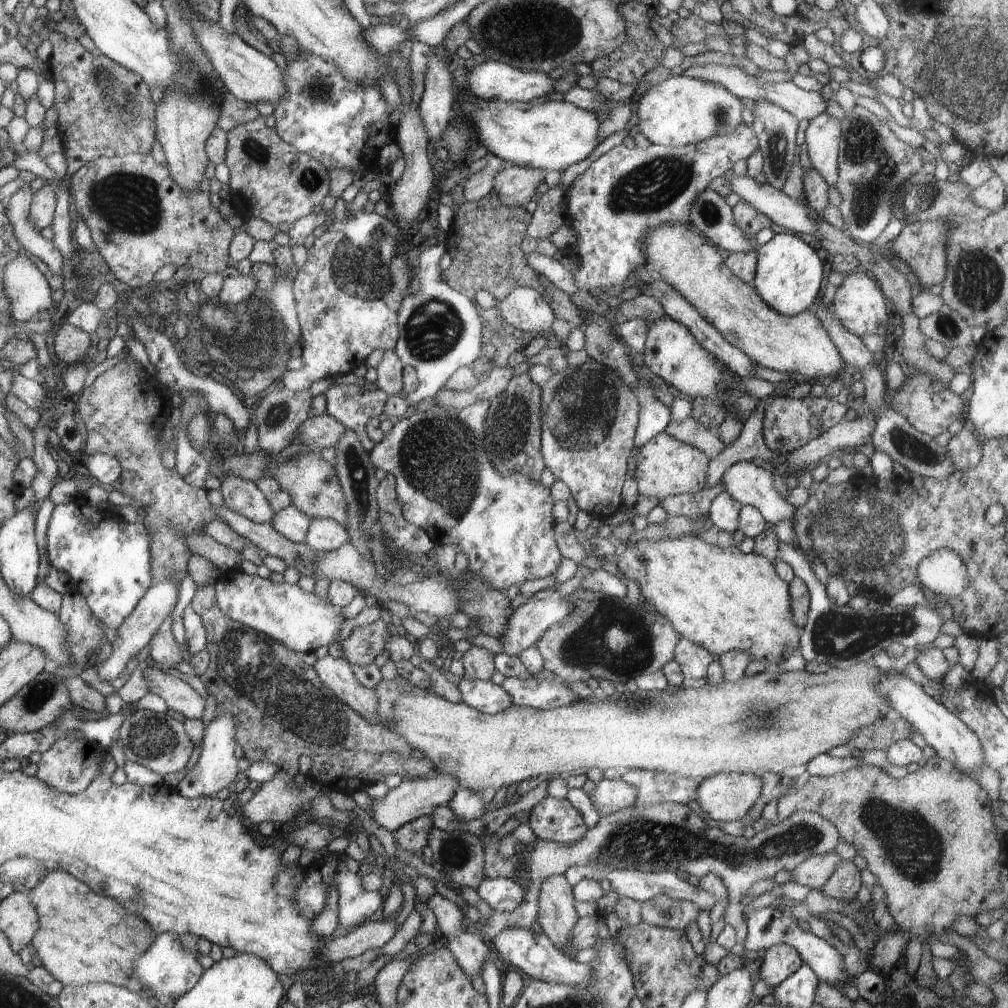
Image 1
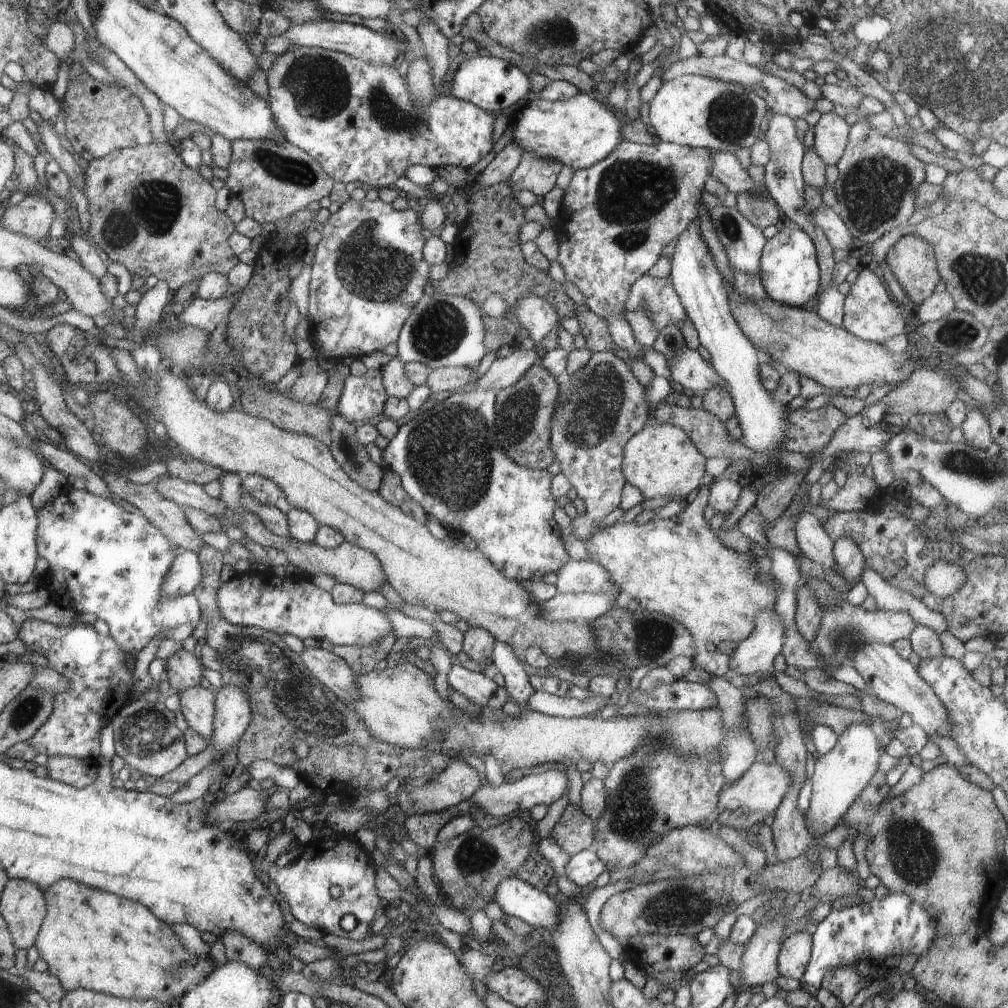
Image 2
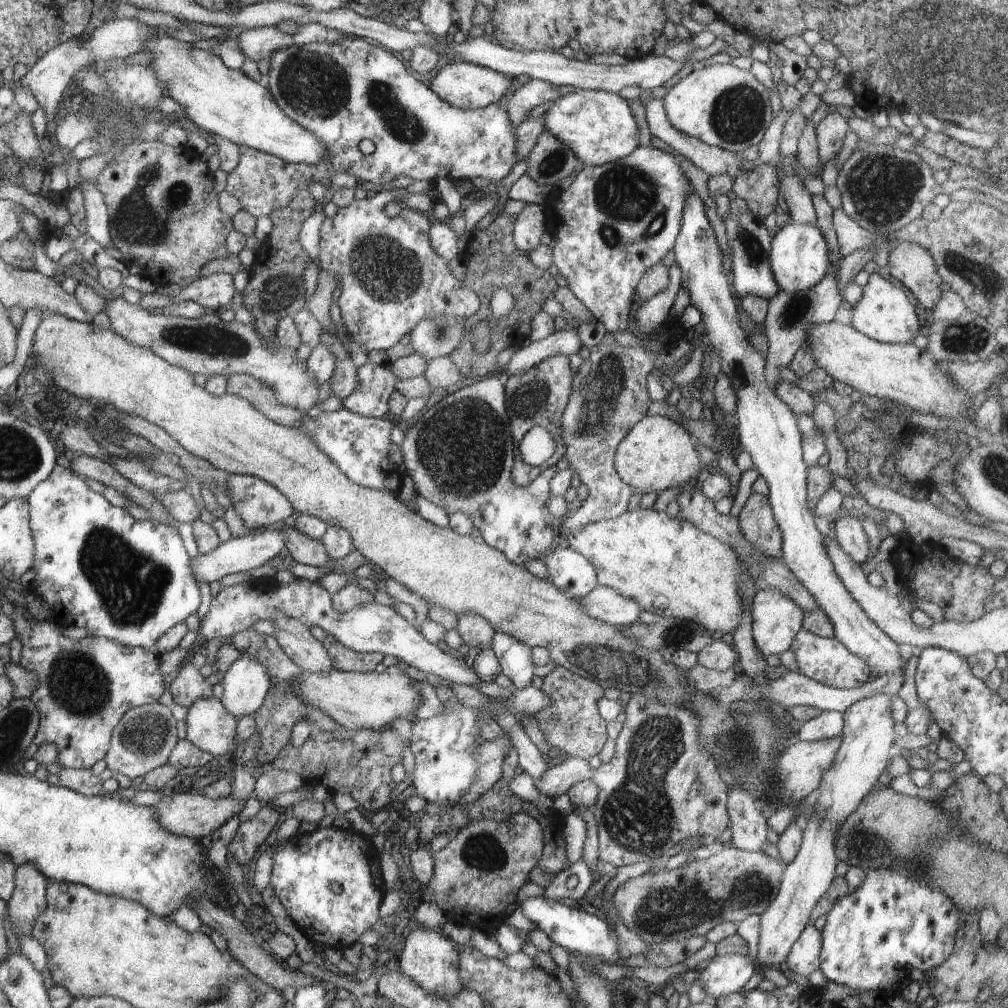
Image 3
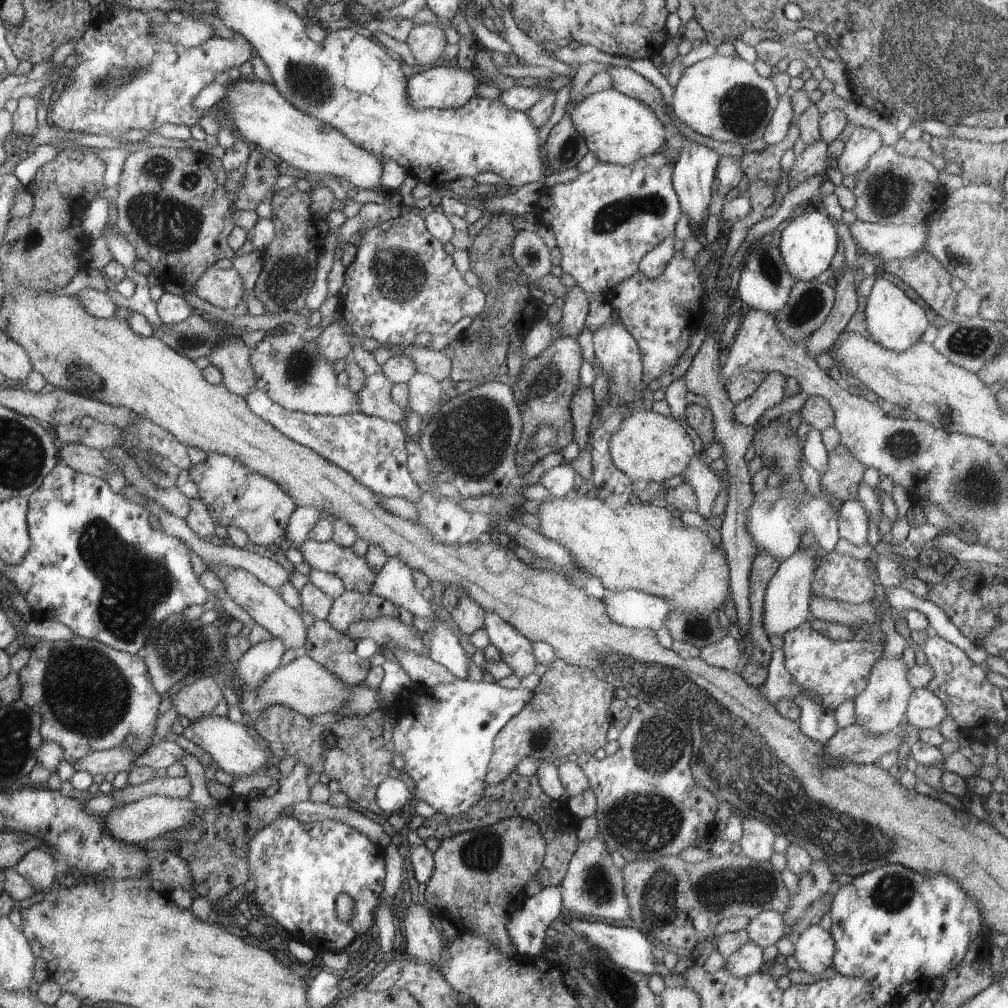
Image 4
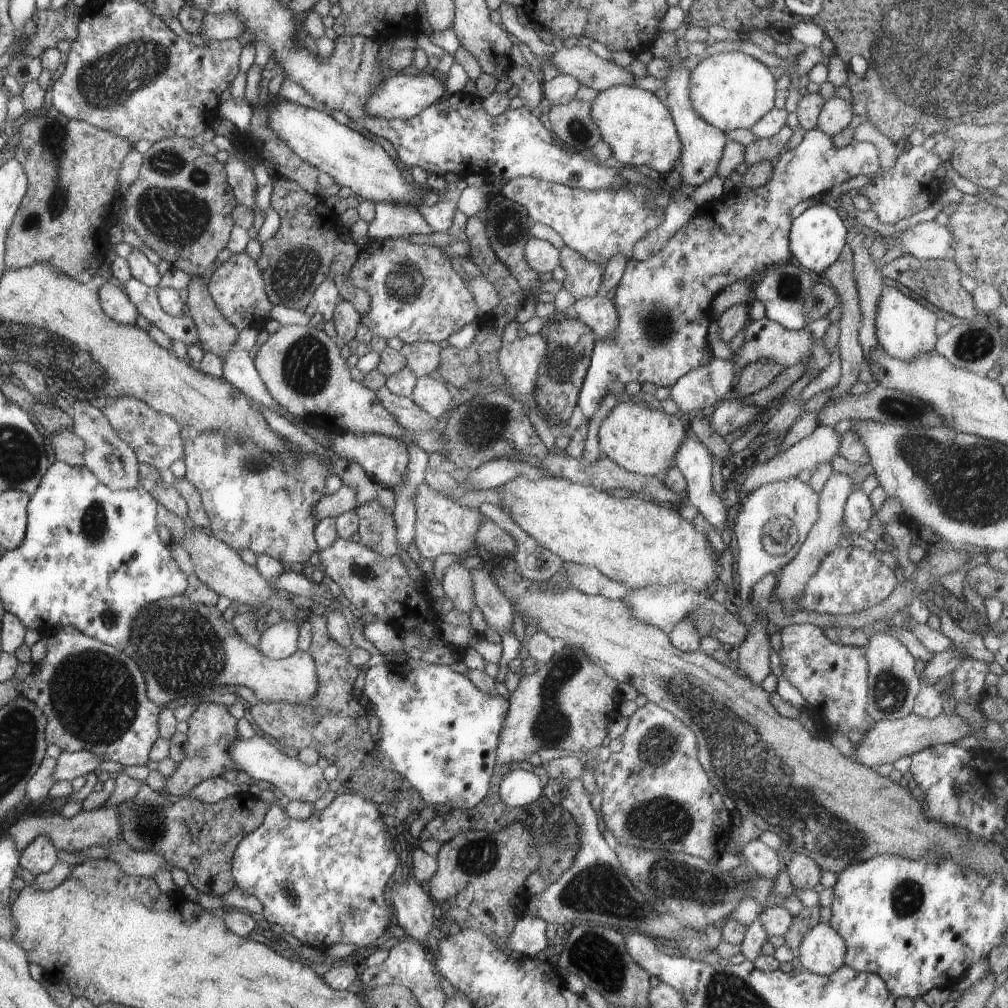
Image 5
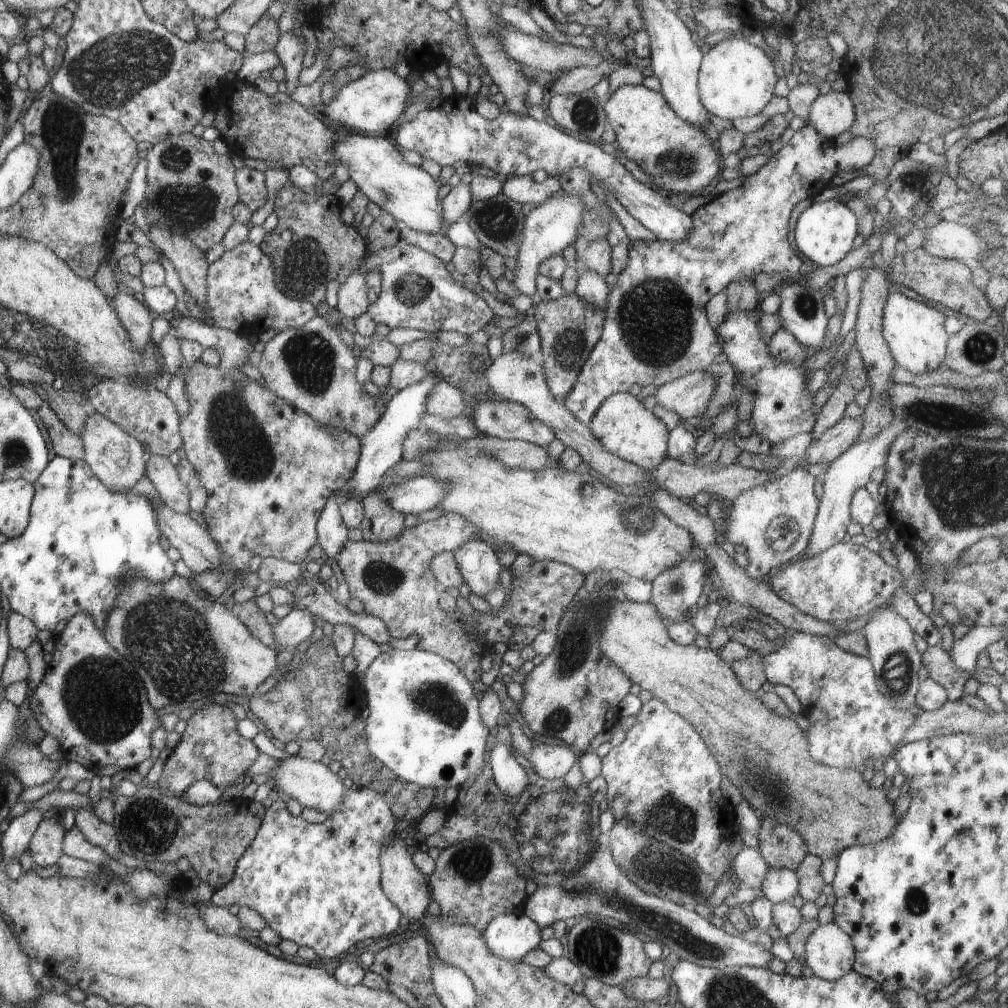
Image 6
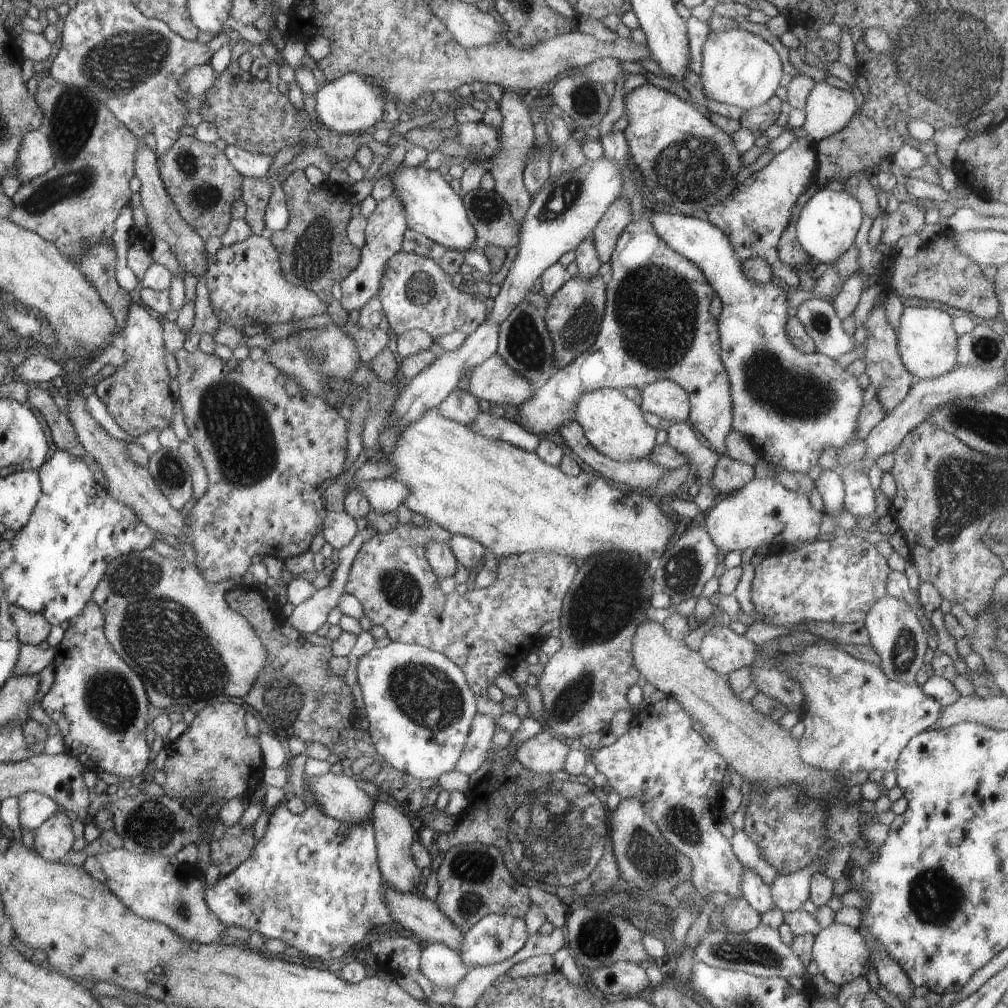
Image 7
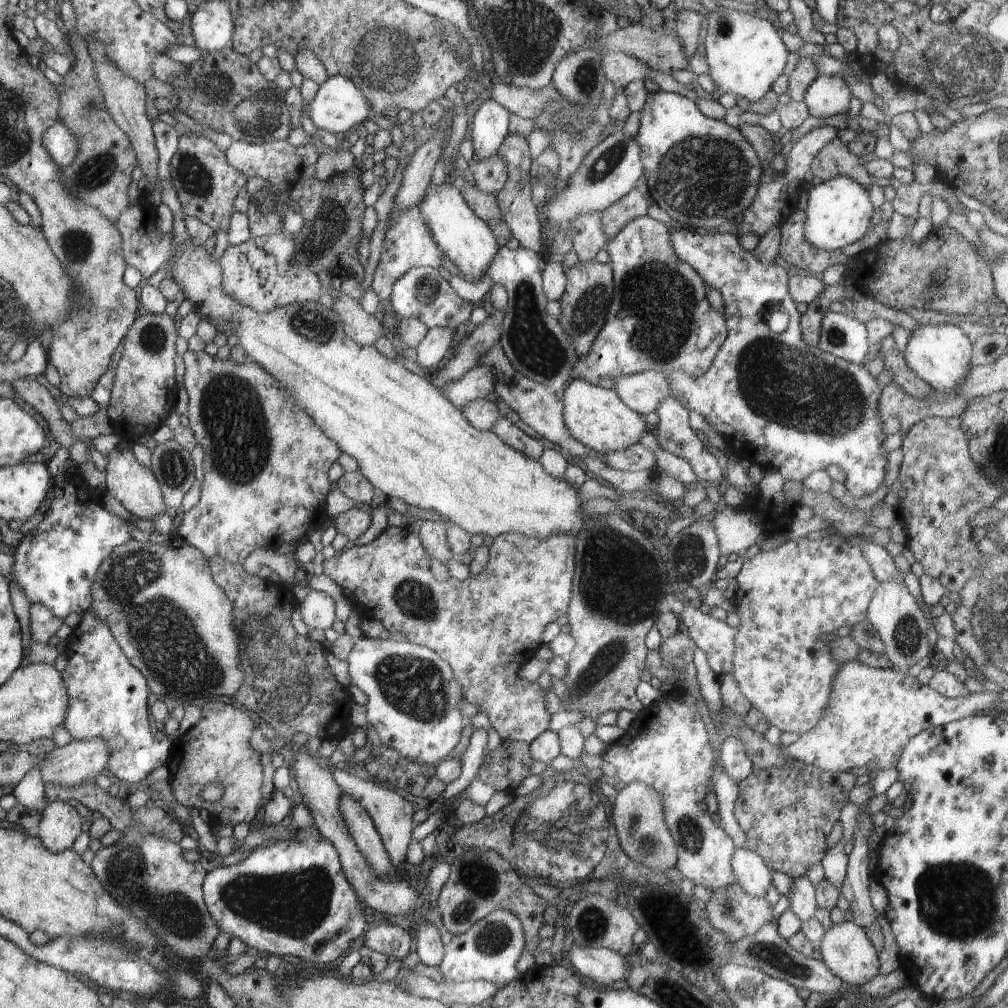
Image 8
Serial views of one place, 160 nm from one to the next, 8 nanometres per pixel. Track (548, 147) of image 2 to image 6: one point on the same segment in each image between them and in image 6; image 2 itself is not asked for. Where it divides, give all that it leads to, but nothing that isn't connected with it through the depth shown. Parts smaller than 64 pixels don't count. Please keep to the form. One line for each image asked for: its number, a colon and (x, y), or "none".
3: (599, 127)
4: (618, 129)
5: (637, 126)
6: (679, 157)

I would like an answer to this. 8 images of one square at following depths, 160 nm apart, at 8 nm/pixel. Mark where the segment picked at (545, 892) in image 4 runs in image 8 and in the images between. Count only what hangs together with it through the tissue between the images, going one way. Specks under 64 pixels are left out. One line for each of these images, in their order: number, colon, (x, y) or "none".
5: (528, 938)
6: (510, 936)
7: (495, 938)
8: (489, 951)

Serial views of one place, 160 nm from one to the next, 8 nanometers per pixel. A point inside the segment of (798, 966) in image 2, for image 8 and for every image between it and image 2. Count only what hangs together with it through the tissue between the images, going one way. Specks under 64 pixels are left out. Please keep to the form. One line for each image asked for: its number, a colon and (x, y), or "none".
3: (804, 958)
4: (814, 948)
5: (822, 950)
6: (830, 953)
7: (841, 953)
8: (846, 950)

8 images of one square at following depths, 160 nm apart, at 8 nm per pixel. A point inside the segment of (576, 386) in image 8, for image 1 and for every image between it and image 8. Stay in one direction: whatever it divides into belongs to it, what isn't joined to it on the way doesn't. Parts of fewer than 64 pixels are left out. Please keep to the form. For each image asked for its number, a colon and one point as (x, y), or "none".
1: (666, 466)
2: (660, 460)
3: (658, 453)
4: (648, 446)
5: (639, 440)
6: (622, 425)
7: (614, 425)

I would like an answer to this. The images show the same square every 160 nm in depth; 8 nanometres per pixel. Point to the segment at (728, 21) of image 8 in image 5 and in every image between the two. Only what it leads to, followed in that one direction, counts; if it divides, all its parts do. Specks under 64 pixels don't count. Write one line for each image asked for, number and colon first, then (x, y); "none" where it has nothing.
5: (730, 90)
6: (737, 79)
7: (739, 68)

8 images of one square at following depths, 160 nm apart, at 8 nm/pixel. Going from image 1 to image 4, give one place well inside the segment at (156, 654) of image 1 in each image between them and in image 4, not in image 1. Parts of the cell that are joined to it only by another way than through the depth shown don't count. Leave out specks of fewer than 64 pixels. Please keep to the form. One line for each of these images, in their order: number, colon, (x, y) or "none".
2: (183, 668)
3: (189, 686)
4: (200, 698)

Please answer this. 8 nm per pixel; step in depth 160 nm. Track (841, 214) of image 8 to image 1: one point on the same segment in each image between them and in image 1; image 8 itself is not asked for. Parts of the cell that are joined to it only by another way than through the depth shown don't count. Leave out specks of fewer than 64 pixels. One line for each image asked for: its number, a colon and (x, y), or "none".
1: (789, 273)
2: (789, 271)
3: (799, 257)
4: (808, 242)
5: (817, 237)
6: (825, 232)
7: (828, 224)

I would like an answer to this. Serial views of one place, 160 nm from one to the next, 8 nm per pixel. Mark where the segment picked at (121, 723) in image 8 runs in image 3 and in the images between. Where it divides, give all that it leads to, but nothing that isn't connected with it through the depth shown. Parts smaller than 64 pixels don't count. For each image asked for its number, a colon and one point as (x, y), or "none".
3: (85, 686)
4: (91, 696)
5: (93, 695)
6: (91, 699)
7: (100, 705)

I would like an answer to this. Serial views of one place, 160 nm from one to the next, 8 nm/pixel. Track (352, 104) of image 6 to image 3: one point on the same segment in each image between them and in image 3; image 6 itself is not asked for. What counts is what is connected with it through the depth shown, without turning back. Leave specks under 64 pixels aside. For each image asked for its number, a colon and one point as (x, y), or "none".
3: (467, 86)
4: (445, 86)
5: (401, 96)

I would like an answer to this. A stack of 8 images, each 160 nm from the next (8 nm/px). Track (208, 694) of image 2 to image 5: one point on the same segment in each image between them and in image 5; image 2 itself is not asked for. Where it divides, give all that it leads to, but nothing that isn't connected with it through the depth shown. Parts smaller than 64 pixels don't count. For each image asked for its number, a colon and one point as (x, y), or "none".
3: (210, 726)
4: (232, 747)
5: (257, 756)

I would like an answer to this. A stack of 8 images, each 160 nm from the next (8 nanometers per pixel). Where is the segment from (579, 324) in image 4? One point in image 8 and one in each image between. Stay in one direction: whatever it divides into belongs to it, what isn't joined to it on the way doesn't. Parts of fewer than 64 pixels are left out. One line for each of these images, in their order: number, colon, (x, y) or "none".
5: (584, 278)
6: (596, 255)
7: (618, 215)
8: (634, 204)

